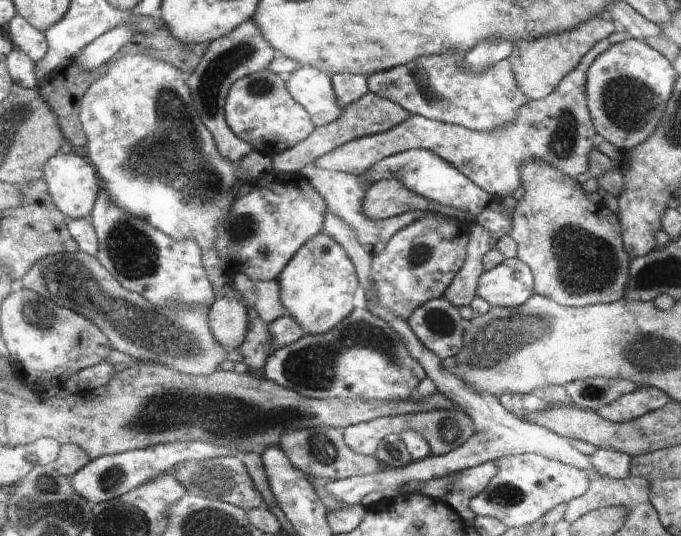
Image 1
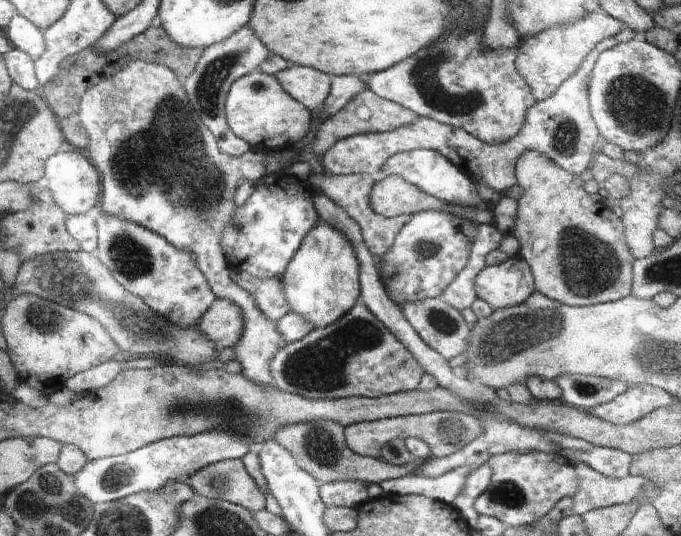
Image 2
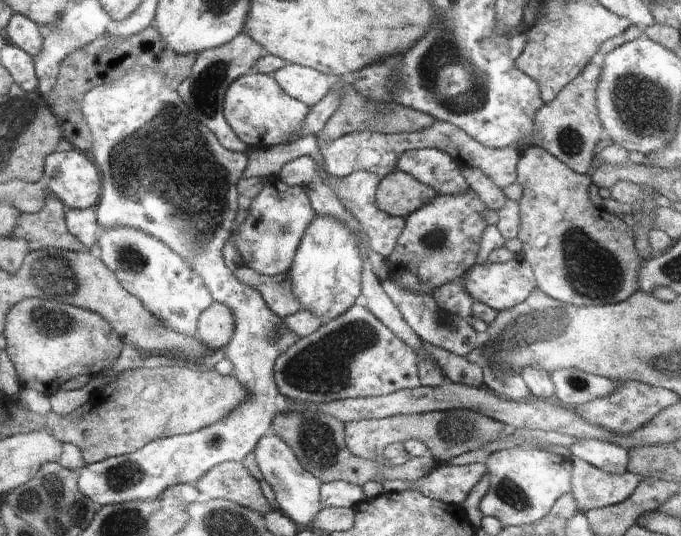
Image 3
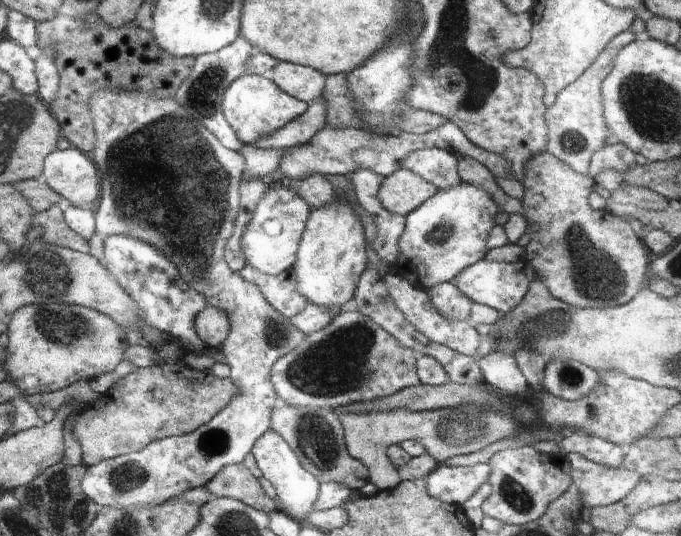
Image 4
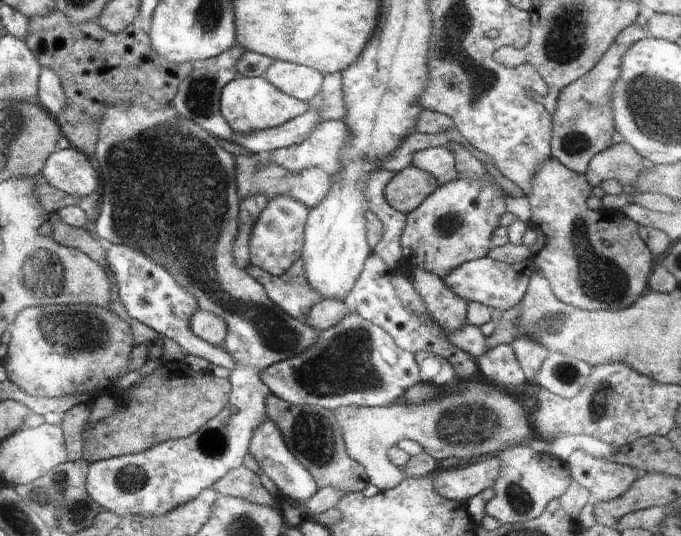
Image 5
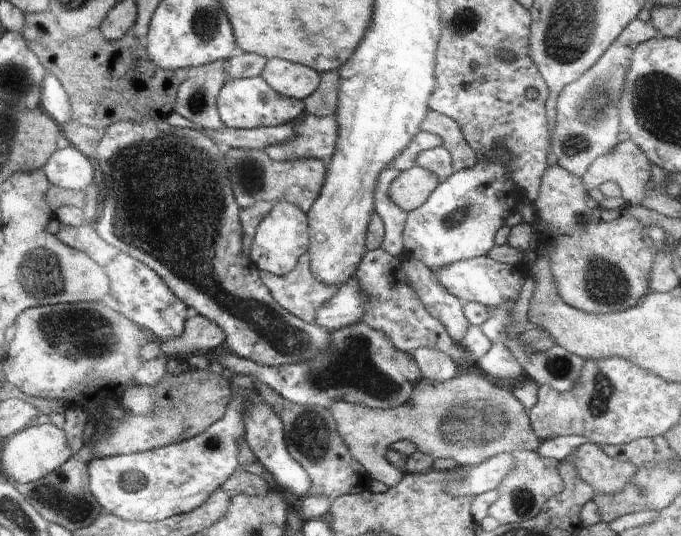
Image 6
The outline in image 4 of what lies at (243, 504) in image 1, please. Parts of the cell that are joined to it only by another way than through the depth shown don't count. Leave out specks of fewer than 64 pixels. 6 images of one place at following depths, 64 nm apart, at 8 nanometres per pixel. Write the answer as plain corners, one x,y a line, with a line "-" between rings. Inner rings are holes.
226,464
212,480
206,484
206,490
216,498
232,498
244,502
262,512
272,512
278,504
262,490
259,478
252,474
246,465

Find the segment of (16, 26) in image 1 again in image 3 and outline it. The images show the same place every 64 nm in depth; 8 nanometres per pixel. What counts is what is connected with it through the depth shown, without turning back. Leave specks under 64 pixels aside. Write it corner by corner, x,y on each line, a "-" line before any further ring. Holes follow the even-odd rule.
13,13
6,27
6,40
25,50
33,58
43,50
42,29
31,18

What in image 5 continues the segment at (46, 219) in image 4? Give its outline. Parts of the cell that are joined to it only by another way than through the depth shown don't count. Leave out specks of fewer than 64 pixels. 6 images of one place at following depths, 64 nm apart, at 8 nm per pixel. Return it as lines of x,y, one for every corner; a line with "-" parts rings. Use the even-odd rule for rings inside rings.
51,212
48,222
52,224
52,238
56,242
72,249
84,250
84,254
92,254
92,260
104,266
106,264
107,244
94,240
86,230
76,230
73,226
64,224
58,218
57,212

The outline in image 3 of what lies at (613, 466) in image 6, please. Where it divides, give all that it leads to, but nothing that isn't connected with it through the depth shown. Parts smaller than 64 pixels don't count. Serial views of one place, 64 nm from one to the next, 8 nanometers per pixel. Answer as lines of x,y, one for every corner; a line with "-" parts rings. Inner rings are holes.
572,458
570,464
572,464
571,490
580,512
624,502
642,482
640,476
630,472
622,476
606,474
590,466
582,458

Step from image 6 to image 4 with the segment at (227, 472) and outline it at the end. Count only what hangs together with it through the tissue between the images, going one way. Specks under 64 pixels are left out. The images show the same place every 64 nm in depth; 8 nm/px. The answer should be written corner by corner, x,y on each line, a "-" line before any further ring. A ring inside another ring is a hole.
111,88
108,90
100,90
100,92
96,92
93,96
92,116
94,118
94,130
96,130
96,146
93,150
94,162
96,162
96,166
98,166
98,170
100,170
100,176
102,176
102,184
100,184
100,186
102,186
102,188
100,188
100,206
98,206
98,212
96,212
96,230
100,232
99,236
103,239
114,236
114,234
118,234
118,236
130,236
130,238
136,238
136,240
140,240
140,242
150,242
150,244
154,244
156,248
164,250
165,255
172,256
170,260
176,264
176,268
178,268
178,272
182,274
182,278
184,278
190,286
195,286
200,294
204,294
206,304
224,310
226,316
228,316
228,320
230,320
230,332
226,338
226,342
224,342
220,350
226,363
230,365
230,380
238,386
238,394
232,398
232,402
230,402
226,408
223,408
220,413
216,414
210,422
206,422
206,424
199,426
190,434
172,436
172,438
164,438
164,440
154,440
154,442
148,444
142,452
126,454
126,466
124,466
124,456
112,458
112,460
110,460
110,486
112,486
112,488
108,488
108,460
90,466
90,468
86,470
82,482
80,482
80,486
84,486
84,494
88,494
88,498
92,498
92,500
94,500
96,504
100,504
100,506
116,506
116,508
118,508
118,506
144,506
144,508
154,508
154,506
160,506
162,502
166,502
166,500
170,500
170,498
176,498
176,496
180,498
184,496
184,492
194,490
194,488
205,487
206,484
210,484
210,480
212,480
226,464
240,464
243,462
246,456
248,456
248,453
250,453
250,450
252,450
254,442
256,442
264,432
268,432
271,428
270,414
272,414
272,410
274,410
274,403
276,402
276,398
278,398
278,394
274,392
274,388
272,388
272,384
270,384
270,370
276,360
281,356
288,354
288,352
294,350
294,348
298,348
298,346
304,342
306,334
300,332
298,328
294,328
294,326
290,324
288,318
276,312
276,310
266,302
266,298
264,298
260,288
258,288
256,284
252,284
252,282
240,278
238,272
233,271
225,260
224,254
226,244
233,235
236,217
240,210
238,186
242,174
246,169
242,155
238,151
227,149
207,128
204,128
200,122
194,121
188,114
188,111
176,102
174,96
162,96
162,98
158,98
158,96
154,94
154,90
152,90
152,92
144,92
144,90
132,90
132,92
122,92
122,90
120,90
120,92
114,92

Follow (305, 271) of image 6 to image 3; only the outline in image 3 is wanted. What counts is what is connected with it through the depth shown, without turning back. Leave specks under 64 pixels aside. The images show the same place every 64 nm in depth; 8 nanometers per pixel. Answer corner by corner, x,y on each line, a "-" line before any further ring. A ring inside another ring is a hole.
241,266
236,268
233,274
245,286
256,288
264,298
265,306
278,318
292,316
302,309
298,300
292,296
288,273
266,276
254,272
252,268

